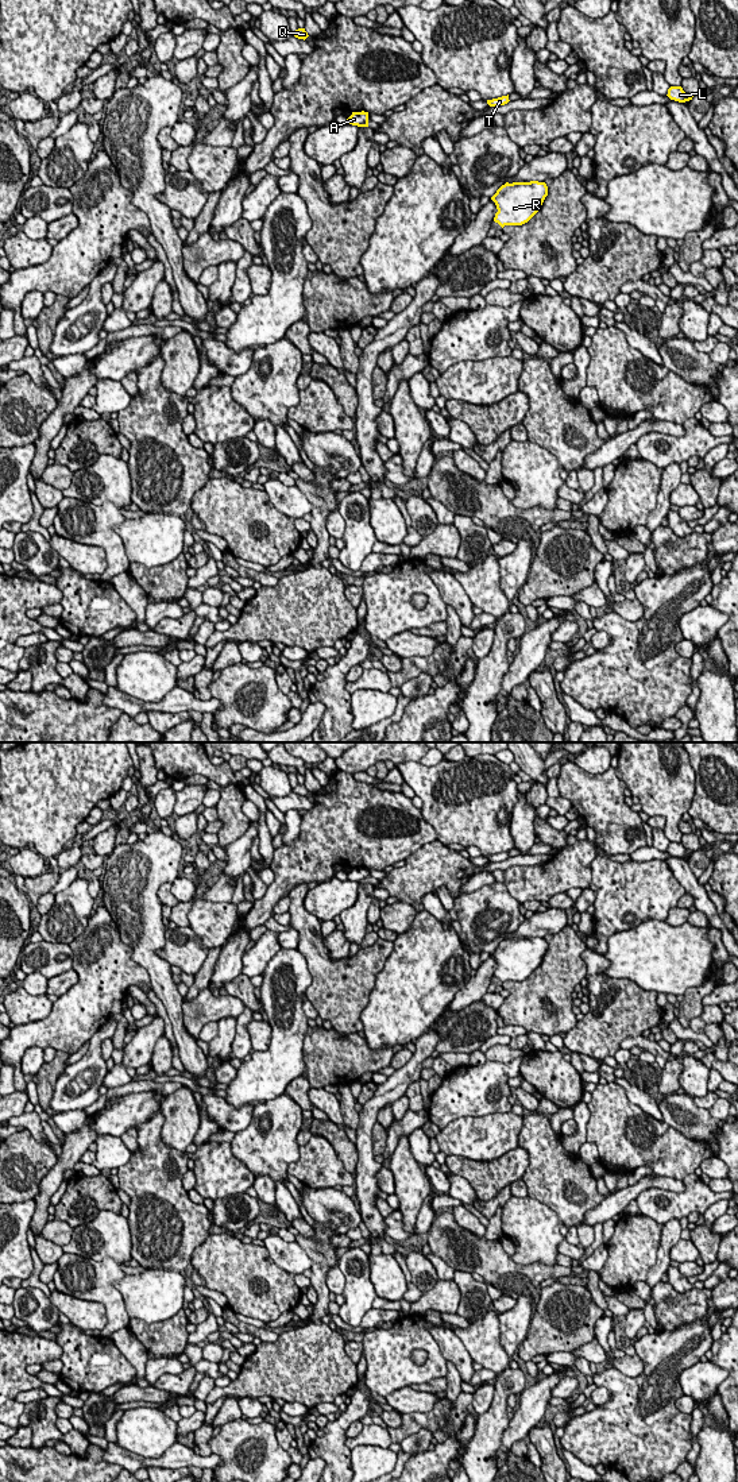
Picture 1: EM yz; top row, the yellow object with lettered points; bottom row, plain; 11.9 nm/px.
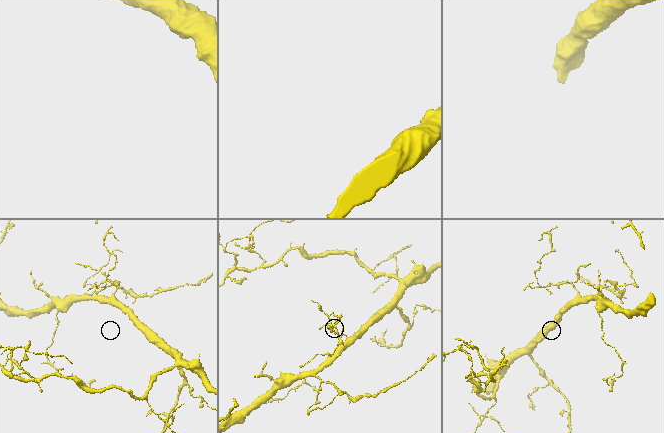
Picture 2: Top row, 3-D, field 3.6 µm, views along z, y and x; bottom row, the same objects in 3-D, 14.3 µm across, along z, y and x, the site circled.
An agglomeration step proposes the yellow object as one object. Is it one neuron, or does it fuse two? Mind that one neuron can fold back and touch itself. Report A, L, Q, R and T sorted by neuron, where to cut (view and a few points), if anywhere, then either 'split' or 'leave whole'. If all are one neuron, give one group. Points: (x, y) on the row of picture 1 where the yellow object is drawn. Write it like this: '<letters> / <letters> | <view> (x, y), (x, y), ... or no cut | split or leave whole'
A L R T / Q | yz (367, 120), (358, 126) | split

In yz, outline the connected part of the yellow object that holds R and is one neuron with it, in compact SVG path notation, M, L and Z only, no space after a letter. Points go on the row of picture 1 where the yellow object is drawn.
M506 182L491 197L498 209L494 221L502 228L505 225L522 225L540 211L546 196L545 182Z

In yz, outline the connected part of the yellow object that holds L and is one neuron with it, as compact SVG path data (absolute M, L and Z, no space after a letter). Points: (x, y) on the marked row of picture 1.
M671 86L666 94L671 100L685 103L692 100L693 96L685 93L681 86Z

